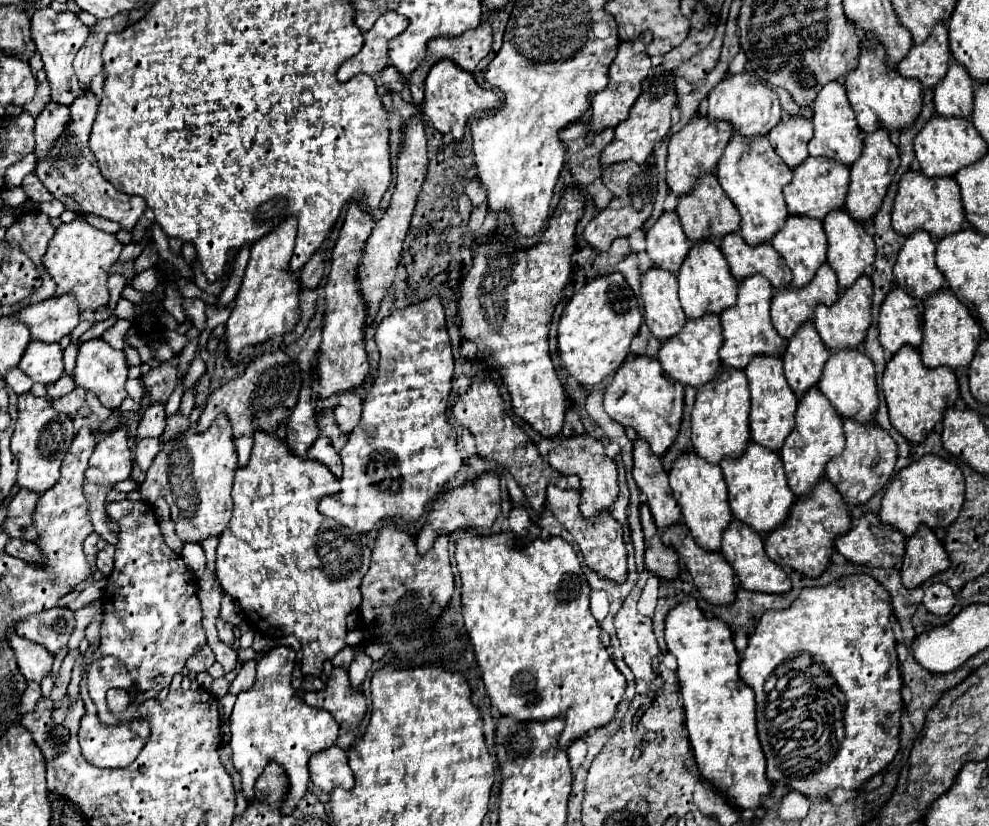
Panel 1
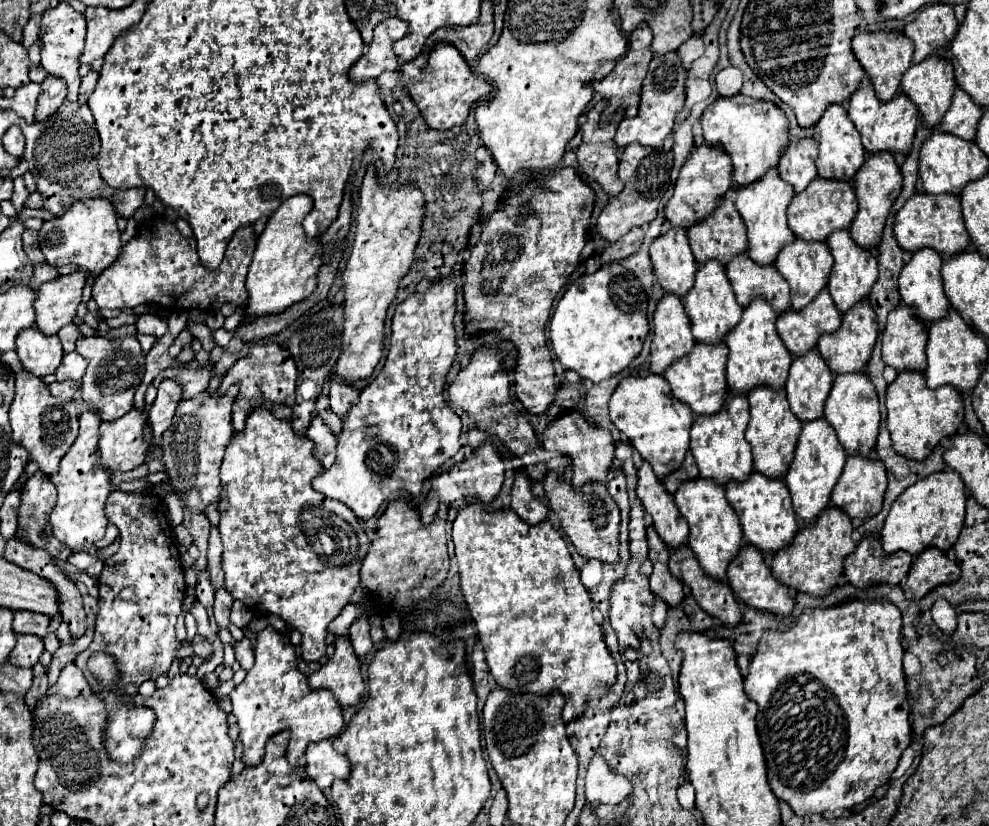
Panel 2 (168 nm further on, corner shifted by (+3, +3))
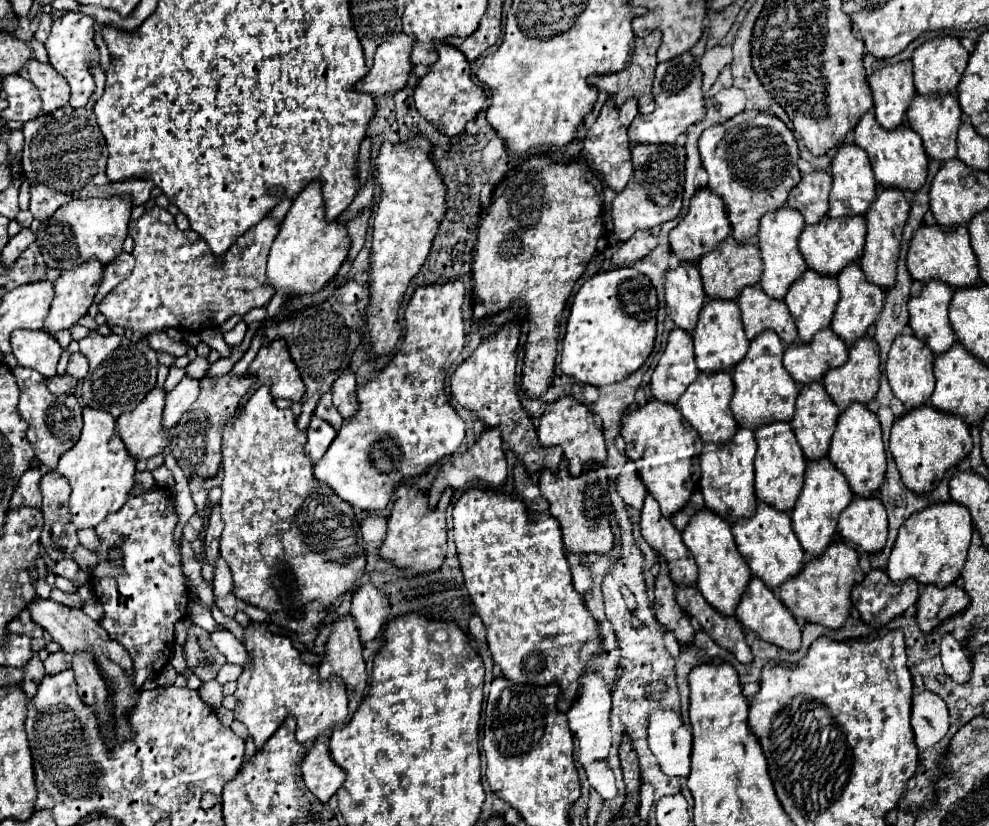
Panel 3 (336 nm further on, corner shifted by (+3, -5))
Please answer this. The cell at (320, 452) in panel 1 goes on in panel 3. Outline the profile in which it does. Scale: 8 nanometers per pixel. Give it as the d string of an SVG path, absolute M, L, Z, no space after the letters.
M314 416L310 426L308 426L308 442L304 446L306 456L316 464L326 454L326 450L332 444L334 436L336 436L334 428L328 422Z

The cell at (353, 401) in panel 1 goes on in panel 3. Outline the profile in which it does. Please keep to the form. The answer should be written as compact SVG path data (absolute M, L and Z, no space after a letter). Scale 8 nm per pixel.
M346 370L336 382L332 384L332 396L334 406L338 408L342 418L350 418L358 410L358 398L356 398L356 380L350 370Z

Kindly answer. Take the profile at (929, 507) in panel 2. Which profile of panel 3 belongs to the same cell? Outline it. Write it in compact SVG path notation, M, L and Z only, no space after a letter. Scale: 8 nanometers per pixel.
M948 500L932 504L920 512L914 512L898 530L898 538L888 558L886 572L892 580L914 578L920 584L948 586L952 584L962 570L962 564L968 554L972 538L972 520L966 506Z

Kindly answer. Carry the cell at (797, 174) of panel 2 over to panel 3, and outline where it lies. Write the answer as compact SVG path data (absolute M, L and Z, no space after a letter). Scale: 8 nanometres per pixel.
M814 170L812 174L802 174L802 180L788 194L788 206L800 210L806 224L818 222L828 214L828 192L832 178L828 170Z

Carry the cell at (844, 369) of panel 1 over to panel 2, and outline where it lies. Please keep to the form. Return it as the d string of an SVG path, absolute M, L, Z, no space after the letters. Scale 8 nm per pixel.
M840 374L834 380L832 392L826 400L824 418L836 430L838 442L844 446L850 456L870 456L876 446L878 430L880 430L880 408L876 390L866 374Z

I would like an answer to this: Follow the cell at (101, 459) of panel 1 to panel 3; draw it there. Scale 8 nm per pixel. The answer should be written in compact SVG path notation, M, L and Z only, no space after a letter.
M154 388L132 412L126 412L116 420L116 432L120 434L128 454L136 460L162 454L168 446L168 434L160 426L166 392Z

